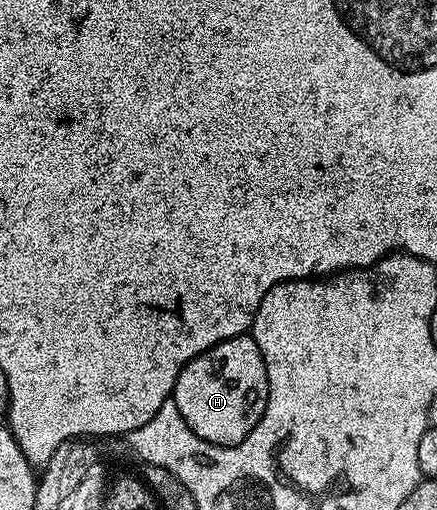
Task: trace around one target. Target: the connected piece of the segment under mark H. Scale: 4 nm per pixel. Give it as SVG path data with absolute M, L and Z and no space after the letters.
M251 335L221 341L181 368L172 401L187 427L213 445L238 445L259 424L267 407L269 384L263 355Z

